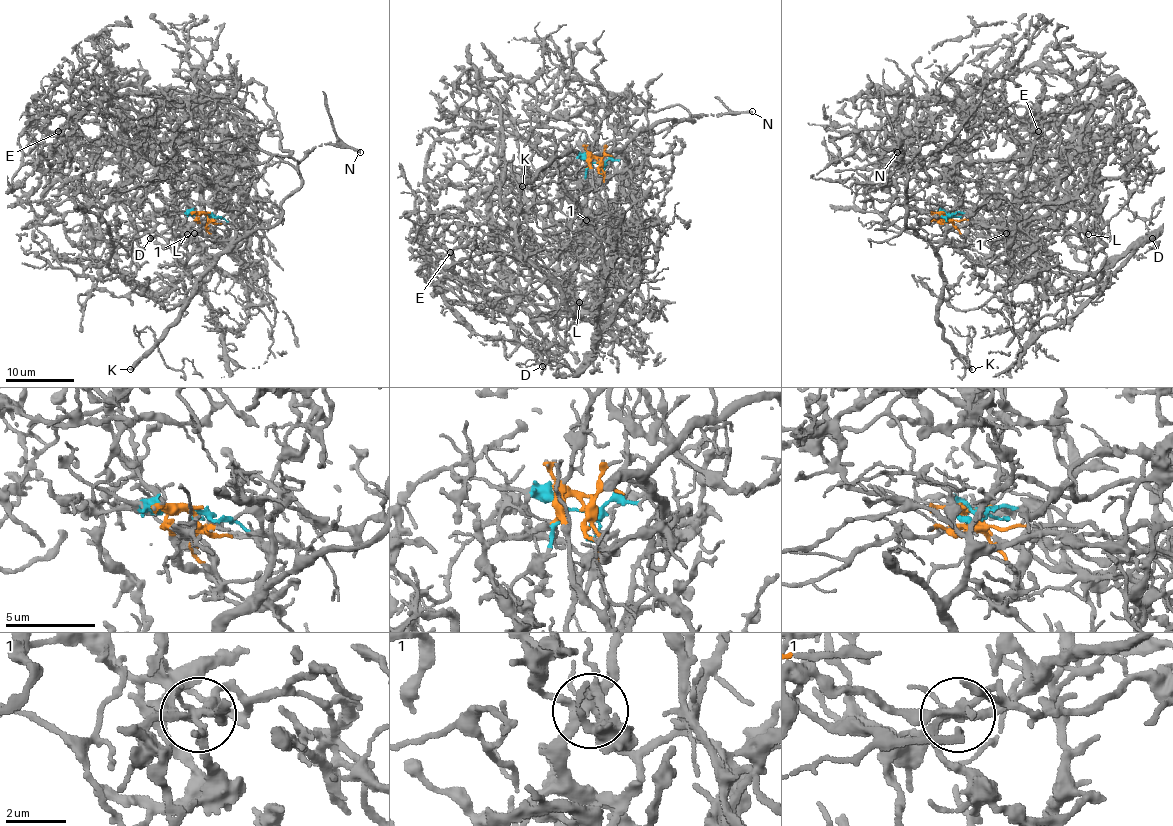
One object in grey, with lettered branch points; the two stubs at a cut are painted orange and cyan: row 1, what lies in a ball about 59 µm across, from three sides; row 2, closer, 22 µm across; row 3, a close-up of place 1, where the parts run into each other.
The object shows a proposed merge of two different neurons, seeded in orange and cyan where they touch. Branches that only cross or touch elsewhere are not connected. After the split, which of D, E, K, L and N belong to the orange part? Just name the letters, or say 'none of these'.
D, E, L

